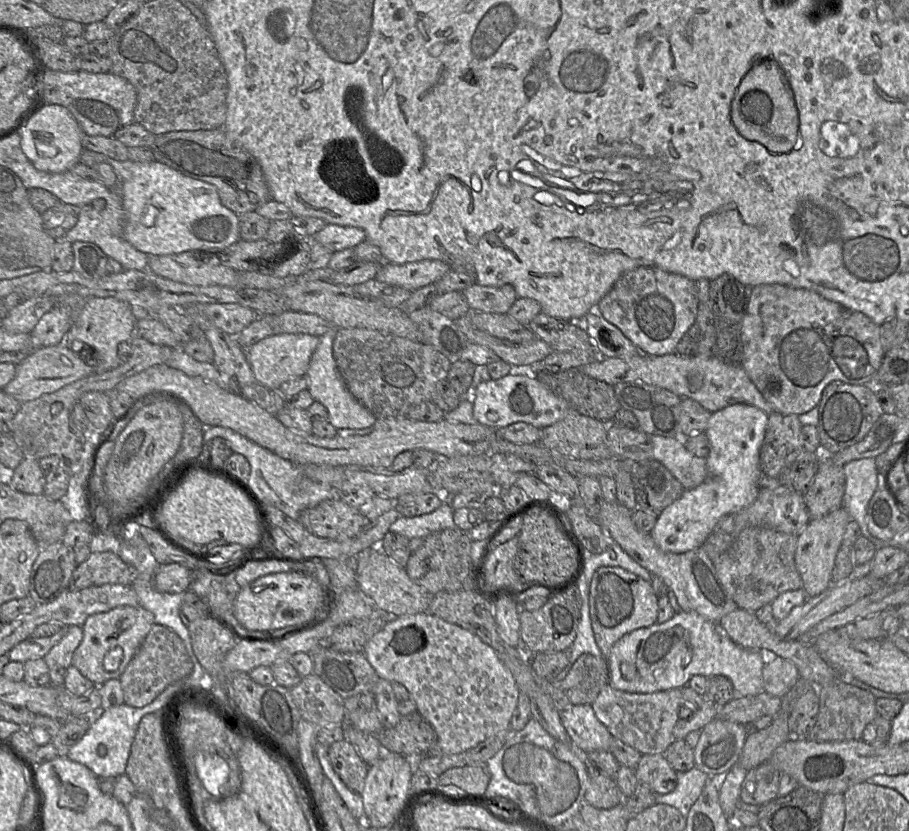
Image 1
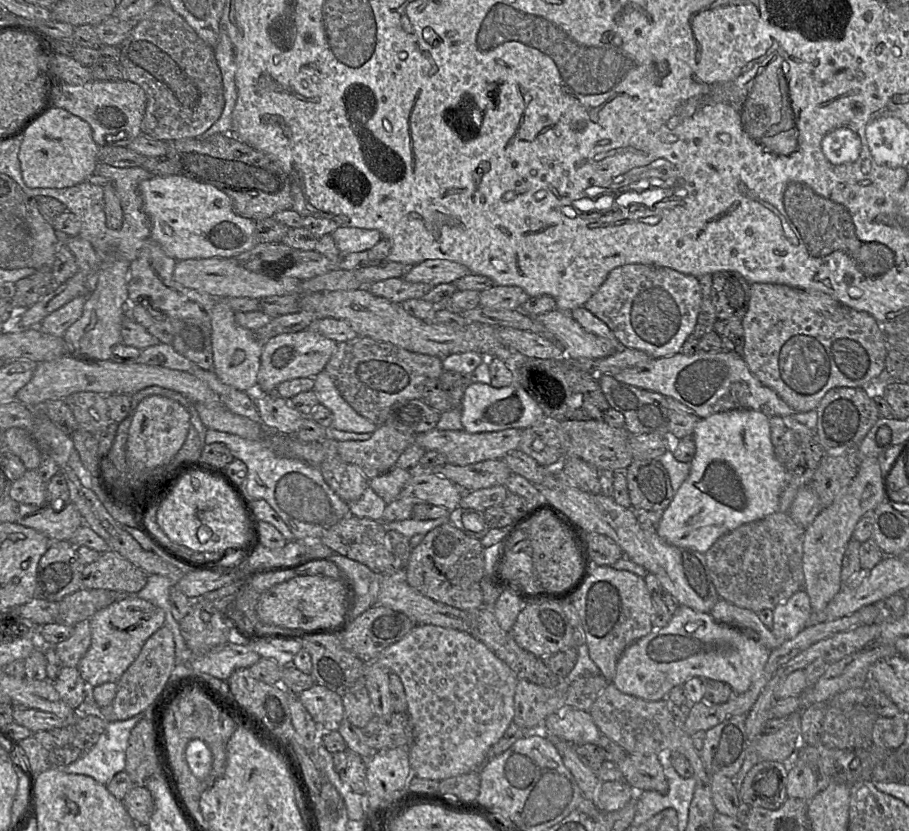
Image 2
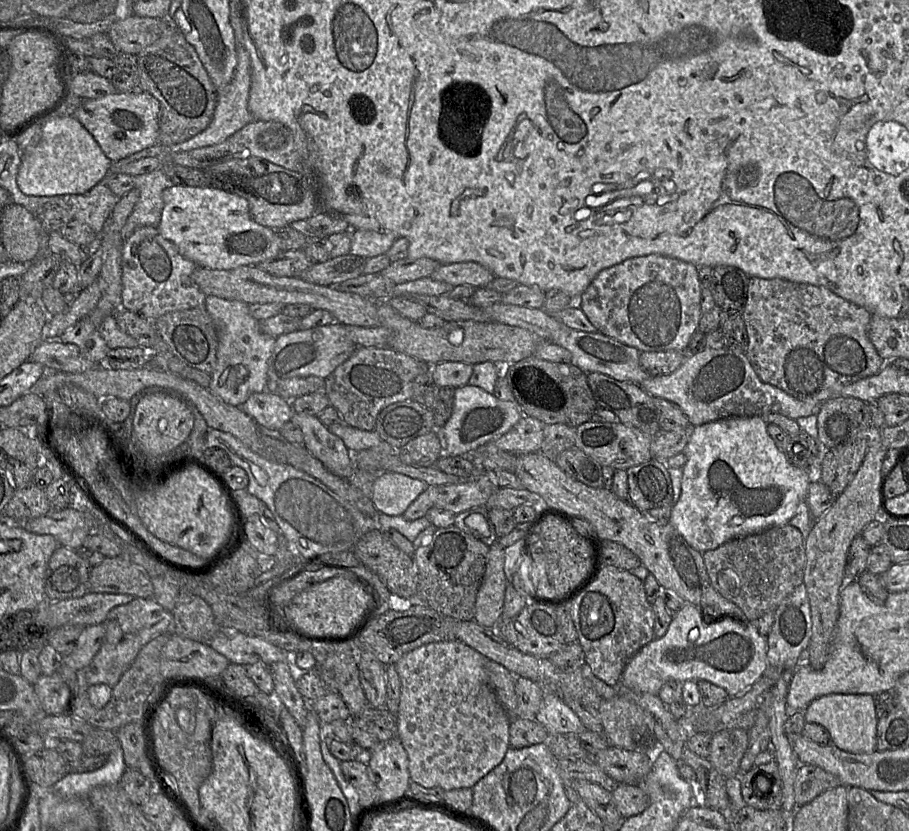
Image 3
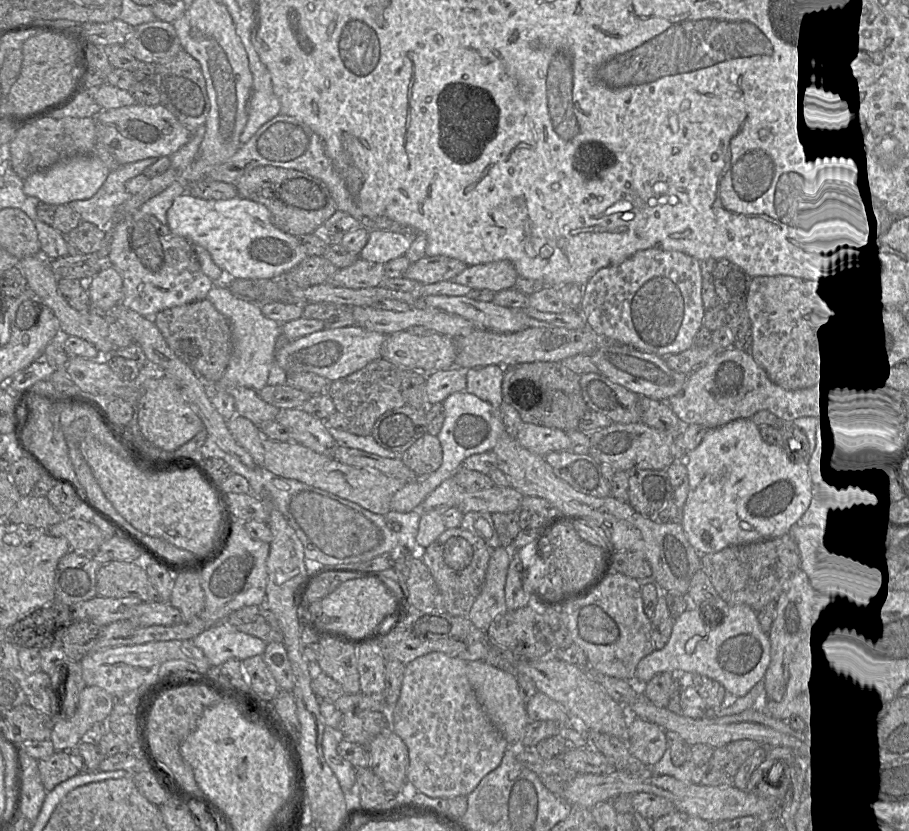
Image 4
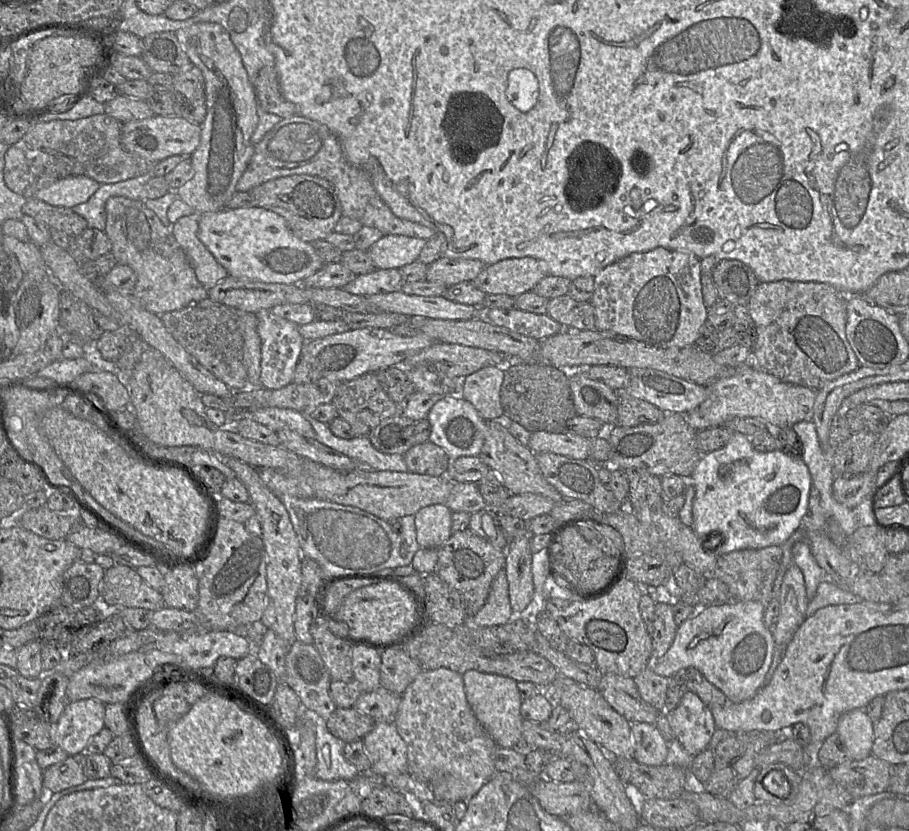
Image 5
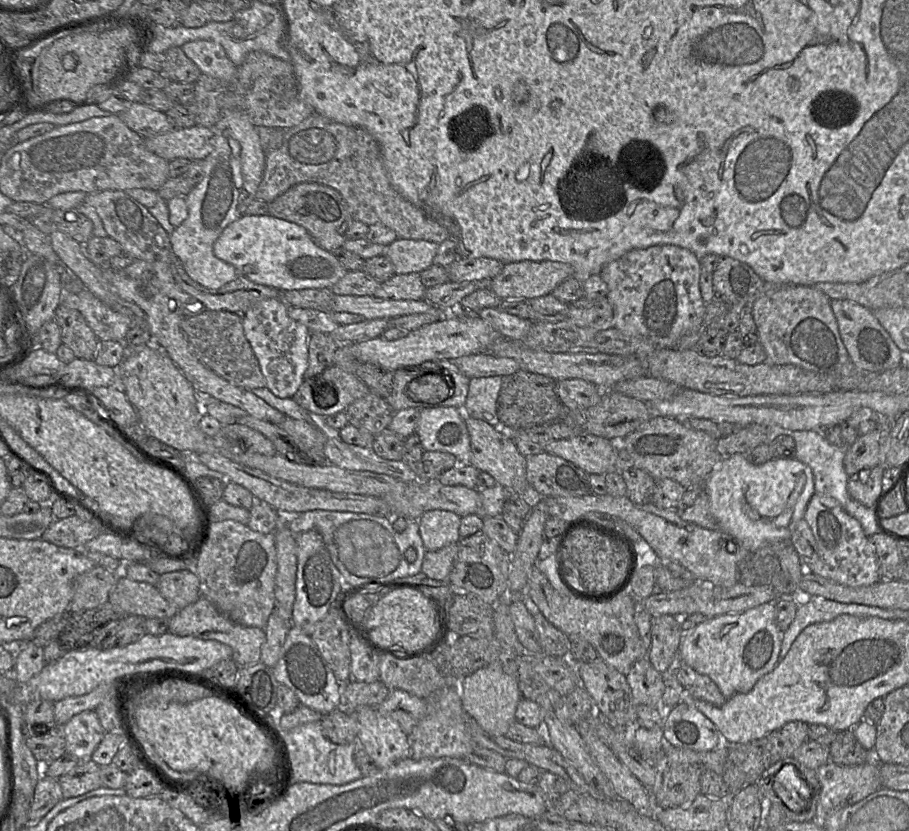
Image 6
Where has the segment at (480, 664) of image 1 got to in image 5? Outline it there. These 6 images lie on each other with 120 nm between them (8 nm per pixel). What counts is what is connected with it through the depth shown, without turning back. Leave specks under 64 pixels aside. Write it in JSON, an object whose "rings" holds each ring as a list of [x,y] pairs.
{"rings":[[[447,668],[423,670],[401,695],[401,702],[394,719],[394,725],[398,734],[401,736],[407,746],[408,773],[412,777],[416,778],[416,780],[424,782],[429,786],[434,796],[434,802],[449,802],[450,804],[455,804],[458,801],[468,801],[496,773],[494,766],[494,753],[498,746],[473,714],[466,699],[462,675],[457,672]]]}

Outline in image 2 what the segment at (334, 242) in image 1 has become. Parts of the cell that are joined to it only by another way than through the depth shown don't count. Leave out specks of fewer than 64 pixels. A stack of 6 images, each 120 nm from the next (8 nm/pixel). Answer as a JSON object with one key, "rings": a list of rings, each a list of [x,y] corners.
{"rings":[[[340,226],[330,235],[332,235],[340,255],[367,251],[382,239],[381,233],[375,229],[355,227]]]}

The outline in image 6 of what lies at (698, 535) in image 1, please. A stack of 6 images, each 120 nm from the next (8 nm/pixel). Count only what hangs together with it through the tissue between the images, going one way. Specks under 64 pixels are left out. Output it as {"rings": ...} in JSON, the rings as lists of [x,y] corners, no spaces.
{"rings":[[[744,454],[723,457],[703,482],[709,497],[710,514],[719,530],[735,537],[738,544],[754,552],[769,542],[790,540],[798,521],[814,494],[809,466],[794,458],[773,458],[761,465],[751,464]]]}

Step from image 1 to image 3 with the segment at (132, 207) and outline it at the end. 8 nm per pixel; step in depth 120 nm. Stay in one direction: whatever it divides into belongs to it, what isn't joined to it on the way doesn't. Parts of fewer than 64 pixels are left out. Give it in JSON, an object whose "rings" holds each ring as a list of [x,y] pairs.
{"rings":[[[173,185],[162,193],[164,208],[157,226],[159,233],[172,242],[179,253],[197,266],[213,270],[231,270],[240,266],[256,266],[276,258],[281,252],[275,230],[256,223],[249,214],[246,199],[214,187]]]}

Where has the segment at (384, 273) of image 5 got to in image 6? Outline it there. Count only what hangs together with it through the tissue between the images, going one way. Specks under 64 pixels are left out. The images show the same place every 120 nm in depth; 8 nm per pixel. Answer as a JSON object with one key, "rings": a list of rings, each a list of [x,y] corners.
{"rings":[[[419,273],[395,274],[382,282],[372,296],[393,300],[425,300],[426,289]]]}

